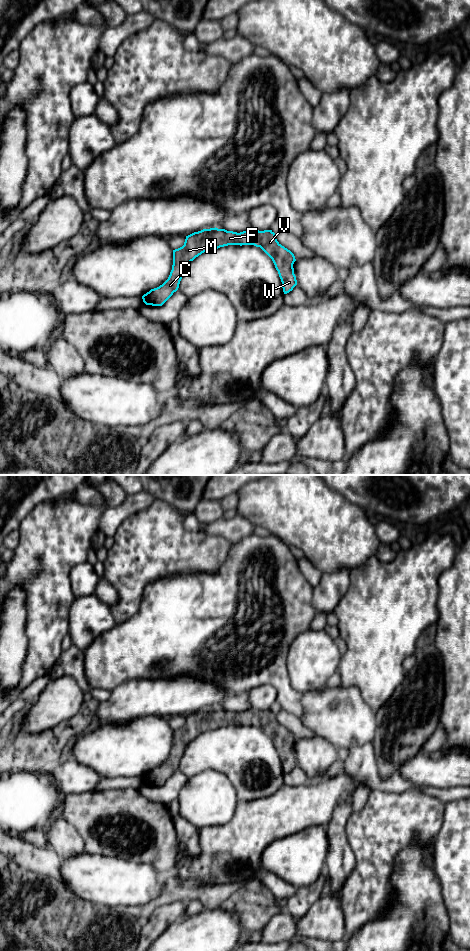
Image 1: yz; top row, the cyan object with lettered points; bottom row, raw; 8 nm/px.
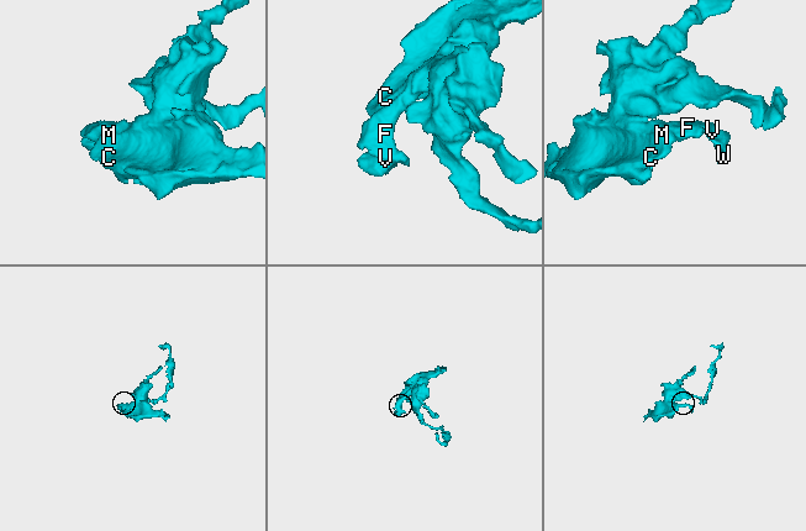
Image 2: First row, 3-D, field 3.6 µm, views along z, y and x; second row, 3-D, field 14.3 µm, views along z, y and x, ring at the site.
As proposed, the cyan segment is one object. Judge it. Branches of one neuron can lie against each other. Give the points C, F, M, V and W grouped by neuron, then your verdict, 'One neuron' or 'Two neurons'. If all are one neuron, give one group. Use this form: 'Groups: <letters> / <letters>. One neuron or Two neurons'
Groups: C F M V W. One neuron

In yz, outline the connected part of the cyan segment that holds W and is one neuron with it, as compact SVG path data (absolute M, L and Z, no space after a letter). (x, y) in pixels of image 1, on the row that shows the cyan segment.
M210 228L186 236L184 245L173 250L173 265L168 279L159 287L142 296L146 305L162 306L179 288L185 268L204 252L228 245L254 245L260 247L273 261L282 282L284 294L297 285L293 264L294 254L282 246L272 230L259 231L250 228L237 233L225 229Z

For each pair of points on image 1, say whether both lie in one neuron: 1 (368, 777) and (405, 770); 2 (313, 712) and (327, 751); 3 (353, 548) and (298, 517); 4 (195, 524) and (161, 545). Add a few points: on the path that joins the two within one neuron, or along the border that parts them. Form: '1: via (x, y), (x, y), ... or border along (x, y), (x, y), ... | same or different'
1: border along (397, 772), (414, 785) | different
2: border along (317, 736), (323, 737), (338, 750) | different
3: via (339, 543), (312, 517) | same
4: border along (183, 519), (183, 526), (187, 530), (204, 531) | different

